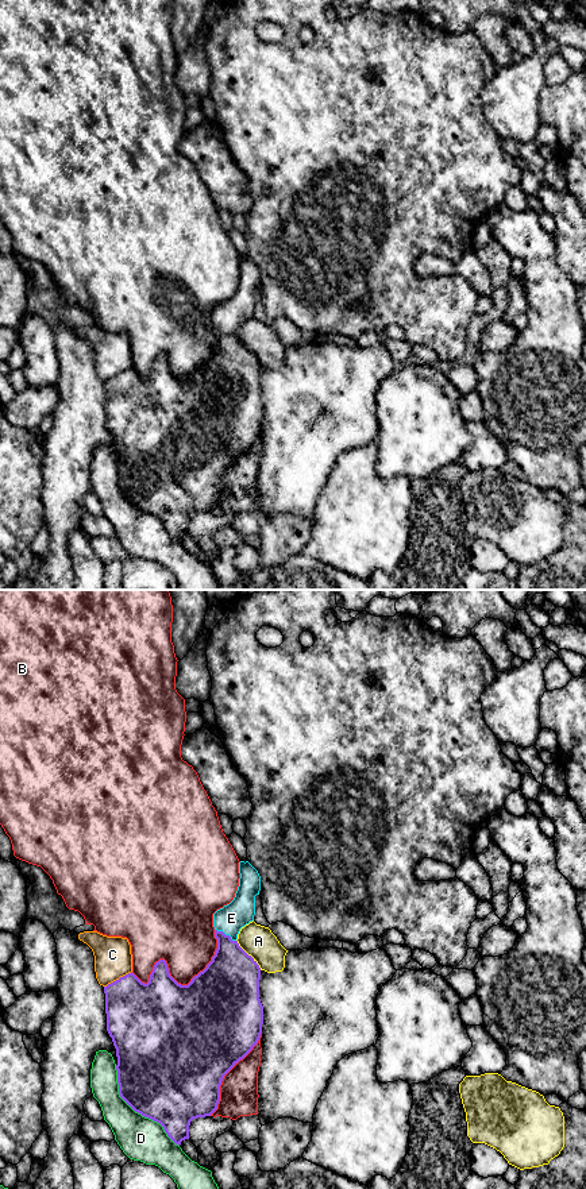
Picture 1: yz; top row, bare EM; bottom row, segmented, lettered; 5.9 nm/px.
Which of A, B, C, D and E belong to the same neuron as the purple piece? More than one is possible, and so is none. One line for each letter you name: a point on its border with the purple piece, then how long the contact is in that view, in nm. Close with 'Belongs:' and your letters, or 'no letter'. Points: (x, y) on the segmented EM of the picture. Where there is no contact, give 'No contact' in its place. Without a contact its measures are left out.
E: Touches purple at yz (224, 934). Shared border 150 nm
Belongs: E

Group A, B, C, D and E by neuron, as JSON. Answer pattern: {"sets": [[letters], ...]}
{"sets": [["A"], ["B"], ["C"], ["D"], ["E"]]}

